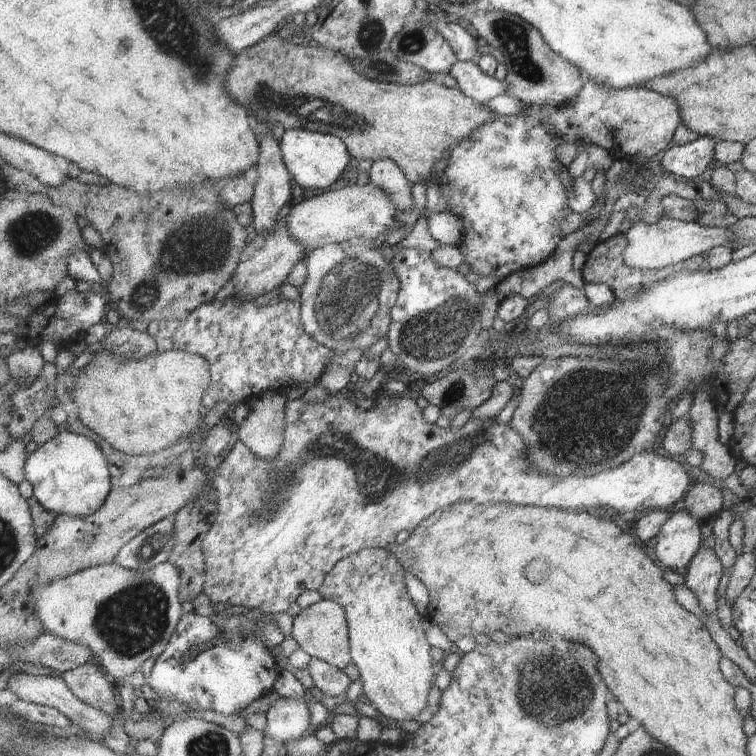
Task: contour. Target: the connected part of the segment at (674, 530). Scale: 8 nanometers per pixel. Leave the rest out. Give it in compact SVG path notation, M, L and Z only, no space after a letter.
M676 511L670 514L670 517L659 527L655 536L655 546L649 553L662 568L679 570L685 568L691 557L695 554L698 546L701 544L702 531L699 528L699 520L691 516L687 511Z

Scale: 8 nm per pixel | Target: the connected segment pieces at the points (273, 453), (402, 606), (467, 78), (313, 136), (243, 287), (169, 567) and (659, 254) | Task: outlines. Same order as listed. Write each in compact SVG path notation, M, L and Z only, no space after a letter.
M271 389L266 392L266 395L250 404L250 413L239 424L237 429L239 440L243 441L256 454L257 458L270 461L280 453L286 431L288 401L285 395Z
M364 548L340 560L333 570L326 576L324 586L319 592L323 598L343 605L348 616L350 632L350 648L354 664L360 673L360 680L364 694L379 714L393 719L398 723L413 721L427 706L429 692L435 684L433 672L432 644L425 632L426 614L419 614L419 610L407 594L405 586L405 569L401 561L386 548Z
M457 61L450 75L468 97L482 104L498 94L503 94L506 87L503 81L499 82L494 77L487 76L477 63L471 61Z
M289 129L285 131L280 145L283 160L292 178L305 189L333 186L351 164L352 154L348 146L341 137L335 135L305 129Z
M284 216L274 233L259 235L252 239L240 258L240 266L231 280L229 287L224 291L229 296L241 296L241 300L253 301L262 294L273 297L276 290L285 284L299 261L307 258L307 250L300 242L294 240L286 228Z
M171 561L158 564L147 573L126 569L113 562L89 567L66 579L37 587L32 595L36 600L35 612L42 620L46 632L91 647L107 675L115 682L122 682L137 670L141 670L145 660L157 659L168 647L183 615L180 600L181 586L180 570Z
M665 216L650 224L643 221L630 222L622 235L626 238L626 247L622 250L623 262L639 270L653 270L674 265L693 255L704 255L713 247L731 247L734 242L734 232L727 227L708 227L696 220L680 221Z

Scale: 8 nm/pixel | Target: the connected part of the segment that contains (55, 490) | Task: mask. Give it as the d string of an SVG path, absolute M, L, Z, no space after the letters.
M63 428L55 438L35 447L25 465L26 478L34 484L34 496L47 510L84 517L104 506L113 490L111 472L108 457L94 440Z

